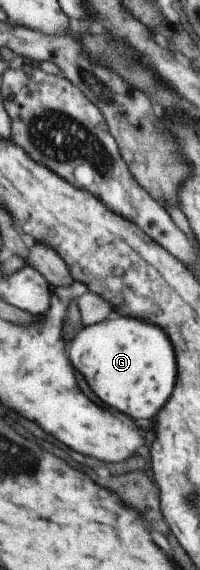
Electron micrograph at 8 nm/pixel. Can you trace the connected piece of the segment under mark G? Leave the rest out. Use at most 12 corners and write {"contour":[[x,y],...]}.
{"contour":[[110,311],[71,365],[105,405],[151,419],[175,385],[165,333]]}

